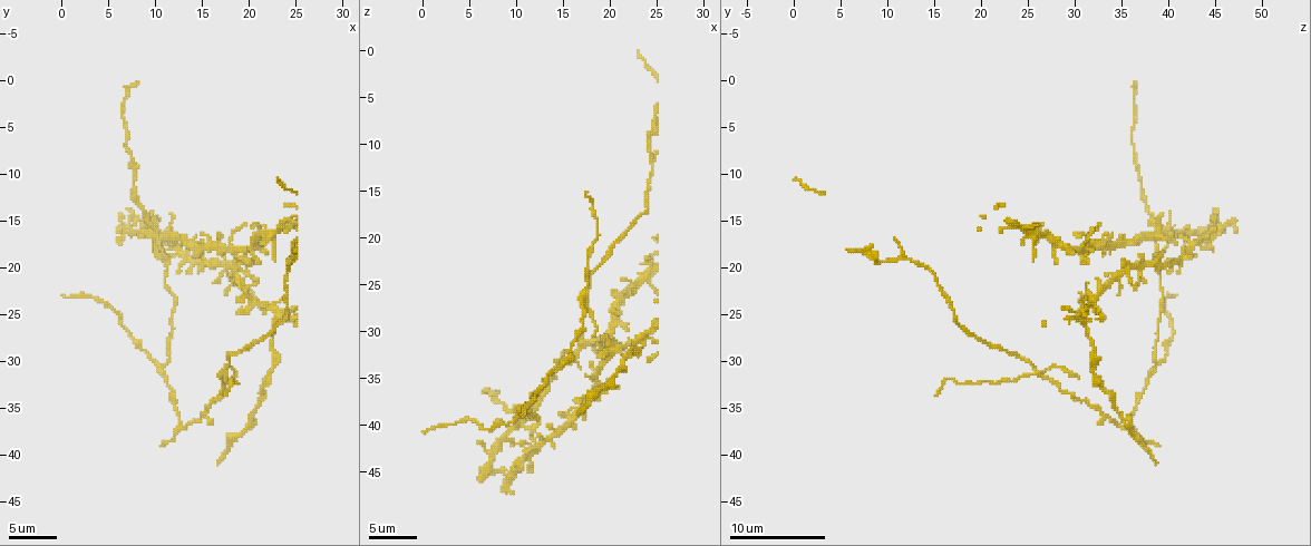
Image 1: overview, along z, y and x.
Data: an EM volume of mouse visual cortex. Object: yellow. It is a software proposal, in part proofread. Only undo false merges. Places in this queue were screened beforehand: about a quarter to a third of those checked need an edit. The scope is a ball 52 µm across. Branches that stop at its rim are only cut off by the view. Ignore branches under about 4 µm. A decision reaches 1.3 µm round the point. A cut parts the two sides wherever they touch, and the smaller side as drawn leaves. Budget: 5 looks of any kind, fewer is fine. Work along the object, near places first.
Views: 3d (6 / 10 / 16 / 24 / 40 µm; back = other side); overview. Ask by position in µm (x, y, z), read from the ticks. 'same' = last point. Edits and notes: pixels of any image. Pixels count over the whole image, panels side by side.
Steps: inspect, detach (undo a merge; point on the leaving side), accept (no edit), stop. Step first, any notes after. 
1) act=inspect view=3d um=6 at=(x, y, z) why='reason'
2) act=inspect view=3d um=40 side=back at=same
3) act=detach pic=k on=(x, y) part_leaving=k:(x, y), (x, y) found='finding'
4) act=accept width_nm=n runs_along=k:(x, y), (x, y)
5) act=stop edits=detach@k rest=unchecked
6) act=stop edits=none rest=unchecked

act=inspect view=3d um=16 at=(17.4, 31.2, 25.8) why='thin arm on a thick one'

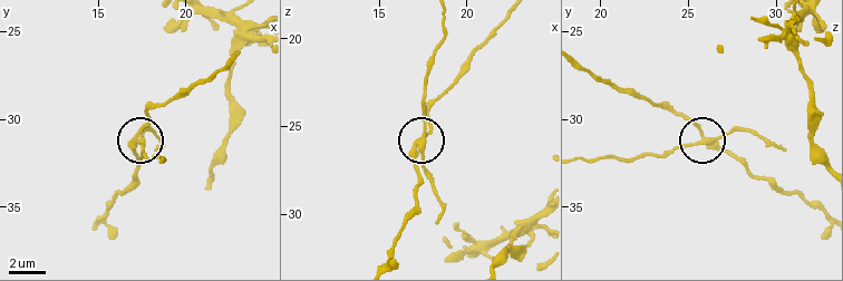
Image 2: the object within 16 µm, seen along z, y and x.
act=detach pic=2 on=(144, 146) part_leaving=2:(706, 143), (653, 156), (582, 161) found='a second cell is stuck on'

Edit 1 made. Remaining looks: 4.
act=inspect view=overview why='redraw'

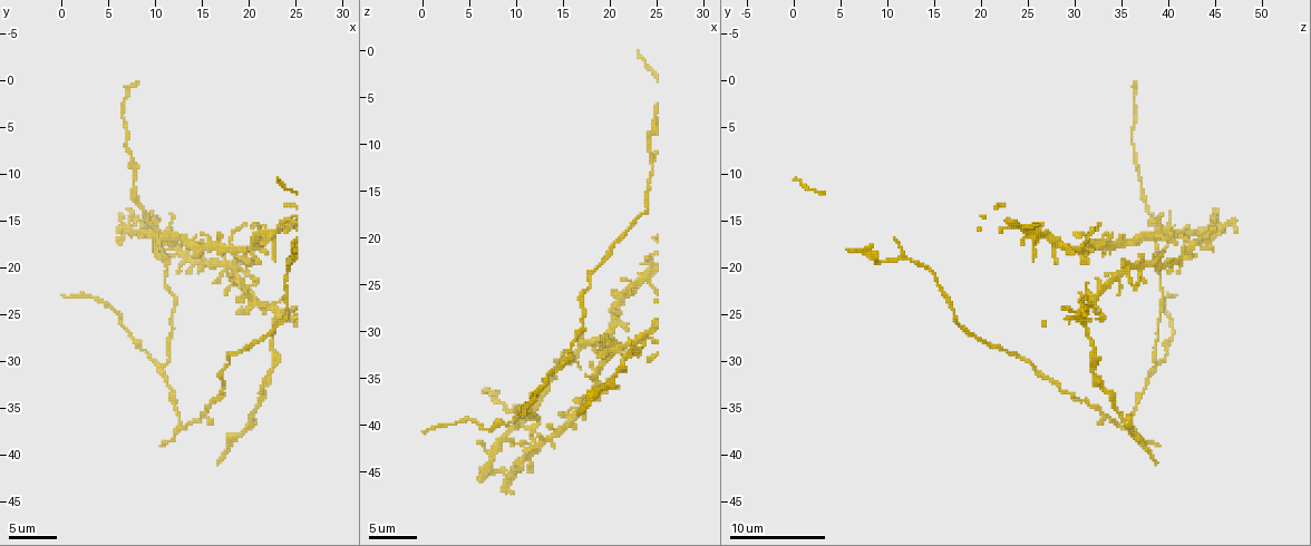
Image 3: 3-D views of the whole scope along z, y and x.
act=inspect view=3d um=16 at=(23.6, 25.4, 30.4) why='looks like a crossing'

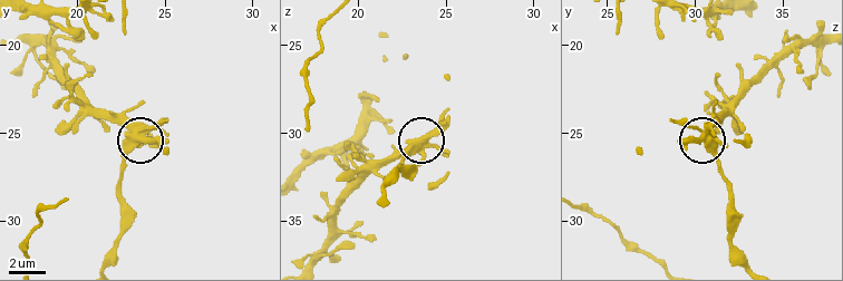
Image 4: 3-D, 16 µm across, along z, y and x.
act=inspect view=3d um=16 side=back at=(23.5, 25.6, 30.4) why='other side'

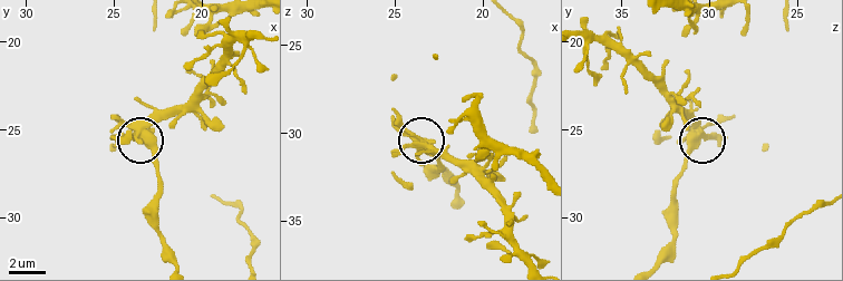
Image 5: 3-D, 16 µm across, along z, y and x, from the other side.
act=detach pic=5 on=(152, 155) width_nm=430 part_leaving=5:(139, 135), (151, 152), (157, 174), (157, 232), (166, 259) found='two cells meet here'

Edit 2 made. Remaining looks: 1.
act=inspect view=3d um=10 at=(10.6, 30.6, 38.8) why='arms part here'

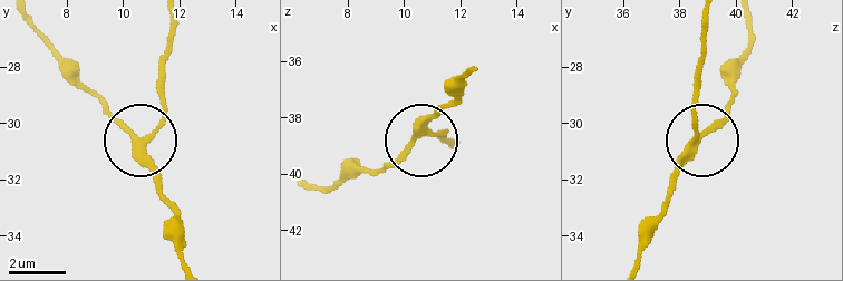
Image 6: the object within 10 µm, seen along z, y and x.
act=accept width_nm=240 found='continuous, no second cell'

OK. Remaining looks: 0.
act=stop edits=detach@2,detach@5 rest=unchecked

